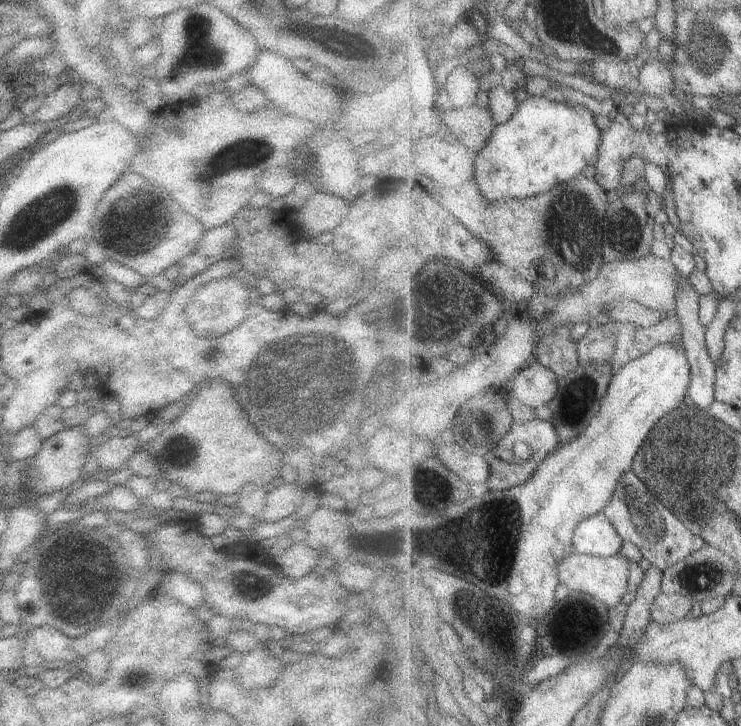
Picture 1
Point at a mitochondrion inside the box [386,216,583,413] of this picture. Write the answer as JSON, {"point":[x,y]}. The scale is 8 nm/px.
{"point":[463,307]}

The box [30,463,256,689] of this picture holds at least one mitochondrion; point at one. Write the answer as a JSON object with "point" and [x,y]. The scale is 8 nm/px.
{"point":[78,578]}

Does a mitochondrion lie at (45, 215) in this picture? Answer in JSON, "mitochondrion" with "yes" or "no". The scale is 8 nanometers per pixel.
{"mitochondrion":"yes"}

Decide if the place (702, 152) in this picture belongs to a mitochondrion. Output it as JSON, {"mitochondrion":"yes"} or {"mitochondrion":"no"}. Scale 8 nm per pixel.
{"mitochondrion":"no"}

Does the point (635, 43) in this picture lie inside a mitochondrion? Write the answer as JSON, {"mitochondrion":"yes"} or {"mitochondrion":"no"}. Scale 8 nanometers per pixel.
{"mitochondrion":"no"}

